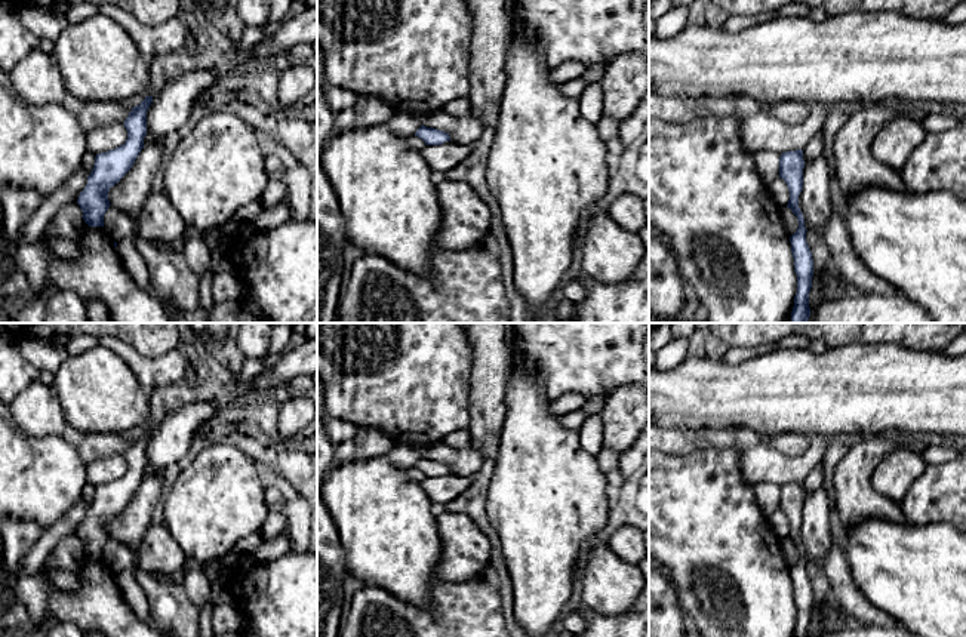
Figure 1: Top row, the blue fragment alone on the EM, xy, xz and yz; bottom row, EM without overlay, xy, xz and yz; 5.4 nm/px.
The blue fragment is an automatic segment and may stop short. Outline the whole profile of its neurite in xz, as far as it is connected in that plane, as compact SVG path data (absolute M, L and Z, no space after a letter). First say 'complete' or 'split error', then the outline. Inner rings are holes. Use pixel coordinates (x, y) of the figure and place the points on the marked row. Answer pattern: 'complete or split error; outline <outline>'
complete; outline M424 124L416 130L415 136L421 138L425 145L442 145L443 142L450 141L449 133Z

